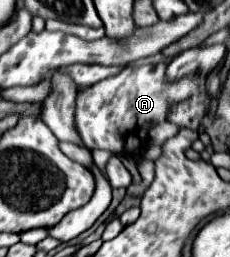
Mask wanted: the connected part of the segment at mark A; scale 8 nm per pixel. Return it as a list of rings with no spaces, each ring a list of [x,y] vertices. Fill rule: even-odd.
[[[165,63],[127,67],[115,77],[107,77],[77,97],[75,125],[83,143],[89,149],[107,149],[113,155],[137,155],[147,143],[147,133],[153,125],[167,119],[171,103],[187,99],[201,89],[197,77],[185,77],[177,83],[165,83]]]

